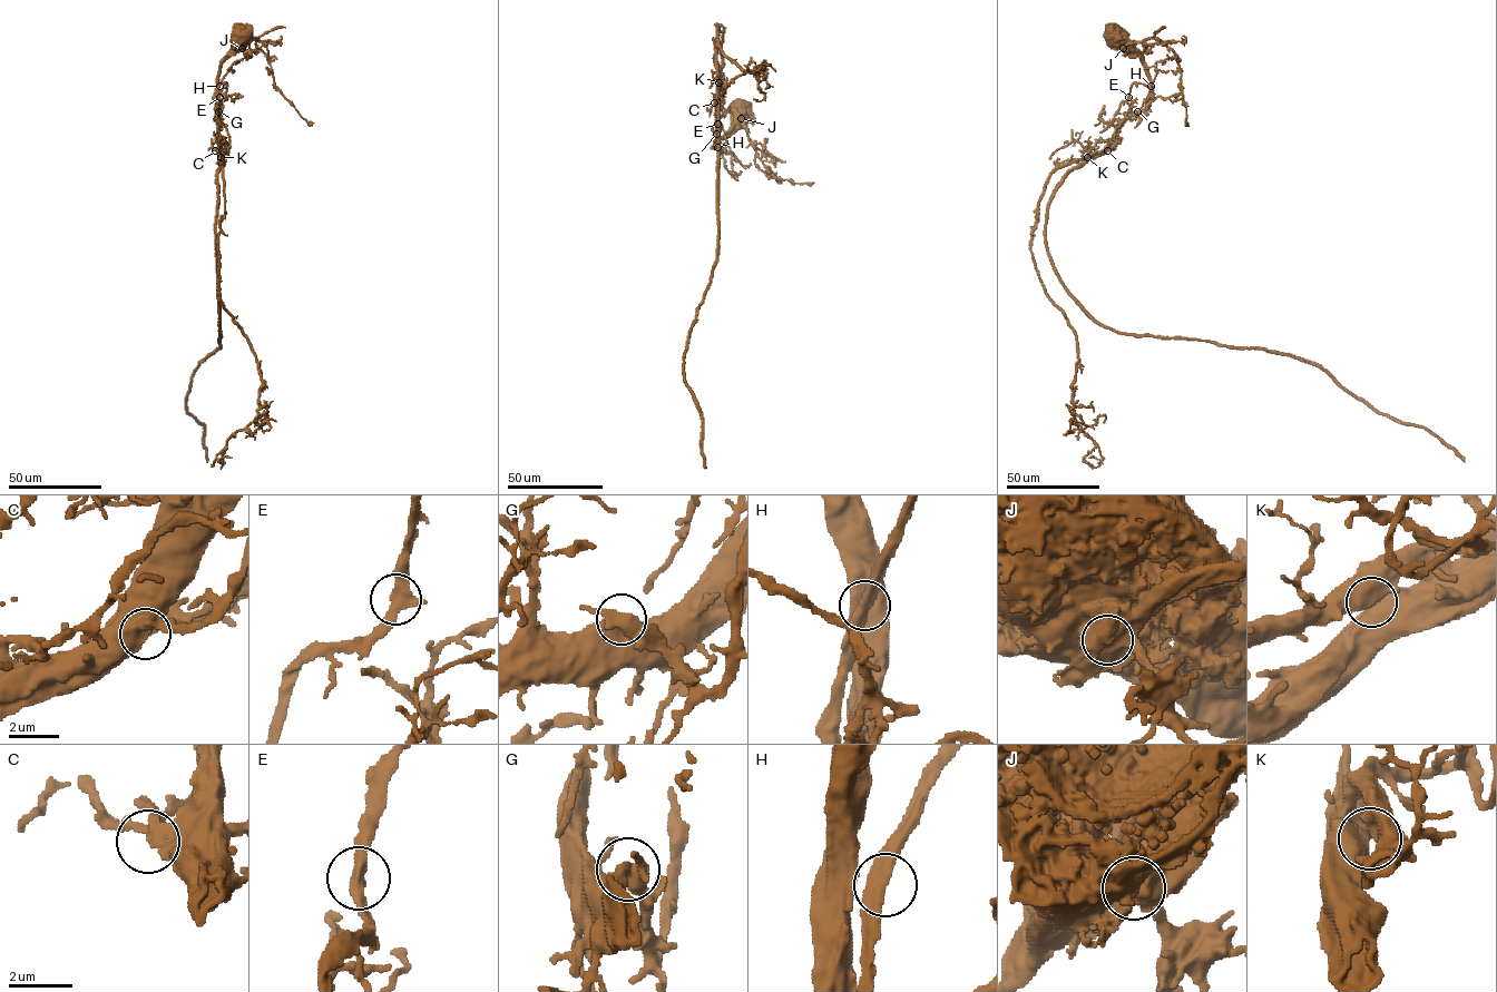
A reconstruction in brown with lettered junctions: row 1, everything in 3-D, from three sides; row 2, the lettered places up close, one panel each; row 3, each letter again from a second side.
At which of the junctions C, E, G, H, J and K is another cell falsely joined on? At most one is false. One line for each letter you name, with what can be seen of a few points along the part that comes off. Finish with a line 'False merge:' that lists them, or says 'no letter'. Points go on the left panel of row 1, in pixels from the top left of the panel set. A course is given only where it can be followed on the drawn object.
J: (242, 48), (256, 39), (256, 46), (267, 57), (273, 85), (302, 117), (313, 123)
False merge: J

